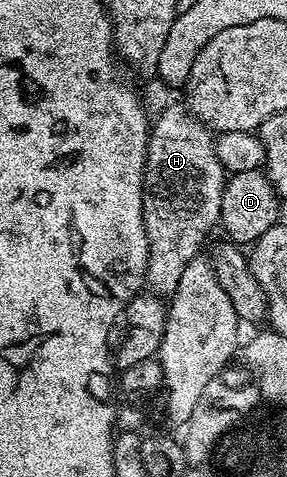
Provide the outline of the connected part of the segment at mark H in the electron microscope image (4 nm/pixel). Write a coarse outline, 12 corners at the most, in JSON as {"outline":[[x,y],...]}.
{"outline":[[184,106],[152,120],[145,287],[172,297],[220,224],[214,132]]}

